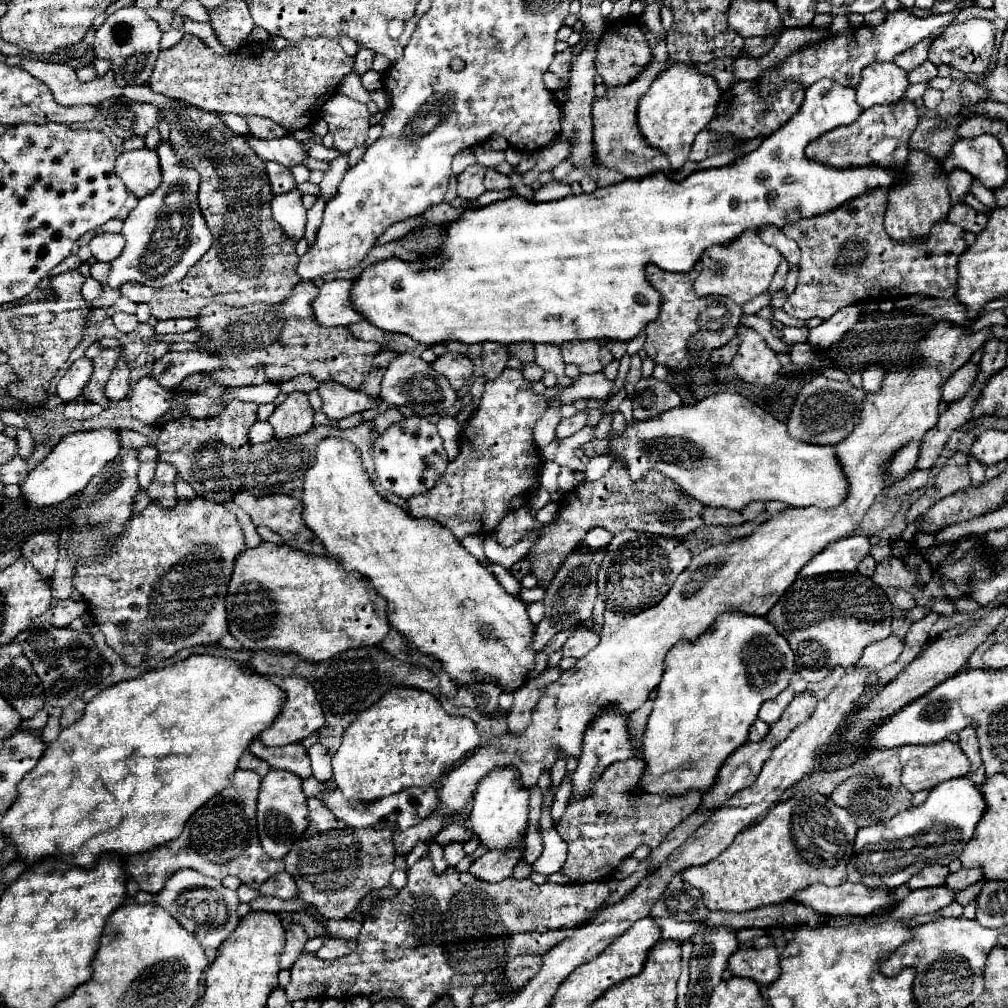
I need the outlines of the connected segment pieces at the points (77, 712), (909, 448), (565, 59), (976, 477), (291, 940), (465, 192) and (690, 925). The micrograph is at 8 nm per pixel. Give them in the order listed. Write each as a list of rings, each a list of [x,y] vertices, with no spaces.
[[[73,700],[73,704],[69,708],[63,710],[63,716],[61,716],[61,728],[69,728],[71,724],[75,724],[81,716],[83,716],[83,710],[85,710],[85,702],[83,700]]]
[[[909,442],[909,444],[905,444],[905,446],[891,458],[891,464],[889,464],[889,468],[887,468],[887,474],[889,474],[887,486],[895,484],[897,480],[905,478],[911,470],[915,470],[917,452],[919,452],[919,442]]]
[[[567,48],[565,52],[555,54],[555,60],[551,62],[549,70],[551,70],[553,74],[557,74],[559,78],[567,78],[567,76],[569,76],[569,68],[571,68],[571,50]]]
[[[971,454],[968,455],[968,470],[971,478],[971,484],[981,484],[985,480],[985,466],[977,464]]]
[[[293,924],[287,930],[287,942],[285,942],[285,950],[281,954],[281,968],[291,968],[297,962],[305,942],[307,942],[307,934],[305,934],[303,926],[301,924]]]
[[[475,164],[475,166],[467,168],[465,172],[461,172],[457,176],[459,196],[467,198],[467,200],[473,200],[473,198],[481,196],[483,194],[483,174],[485,174],[485,168],[479,166],[479,164]]]
[[[653,918],[653,920],[661,928],[661,934],[663,934],[665,940],[671,938],[671,940],[677,940],[677,942],[685,942],[697,930],[701,930],[699,922],[679,922],[675,918]]]

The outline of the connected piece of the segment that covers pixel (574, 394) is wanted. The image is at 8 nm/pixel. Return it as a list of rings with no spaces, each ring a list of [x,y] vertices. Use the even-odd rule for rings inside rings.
[[[603,372],[597,374],[581,374],[577,380],[573,380],[569,386],[565,386],[559,396],[561,404],[571,404],[581,398],[593,398],[593,400],[609,400],[611,390],[613,390],[613,380],[605,378]]]

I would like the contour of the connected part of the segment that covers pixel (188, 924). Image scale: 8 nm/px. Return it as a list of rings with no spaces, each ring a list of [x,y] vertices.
[[[179,870],[175,872],[165,888],[157,894],[157,904],[163,906],[183,928],[187,928],[199,942],[203,944],[205,950],[217,950],[221,942],[237,928],[239,916],[237,916],[237,906],[239,898],[235,890],[223,888],[219,880],[207,878],[195,870]]]

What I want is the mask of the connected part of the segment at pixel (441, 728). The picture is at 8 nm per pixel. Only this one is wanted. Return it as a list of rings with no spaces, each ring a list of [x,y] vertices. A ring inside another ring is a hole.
[[[389,688],[373,708],[367,708],[353,720],[345,730],[343,742],[333,756],[333,780],[345,794],[345,798],[355,798],[363,802],[373,802],[377,798],[401,792],[411,786],[433,784],[443,772],[447,772],[457,760],[465,758],[481,744],[479,732],[471,718],[451,716],[443,710],[441,702],[429,692],[417,692],[417,688]]]

